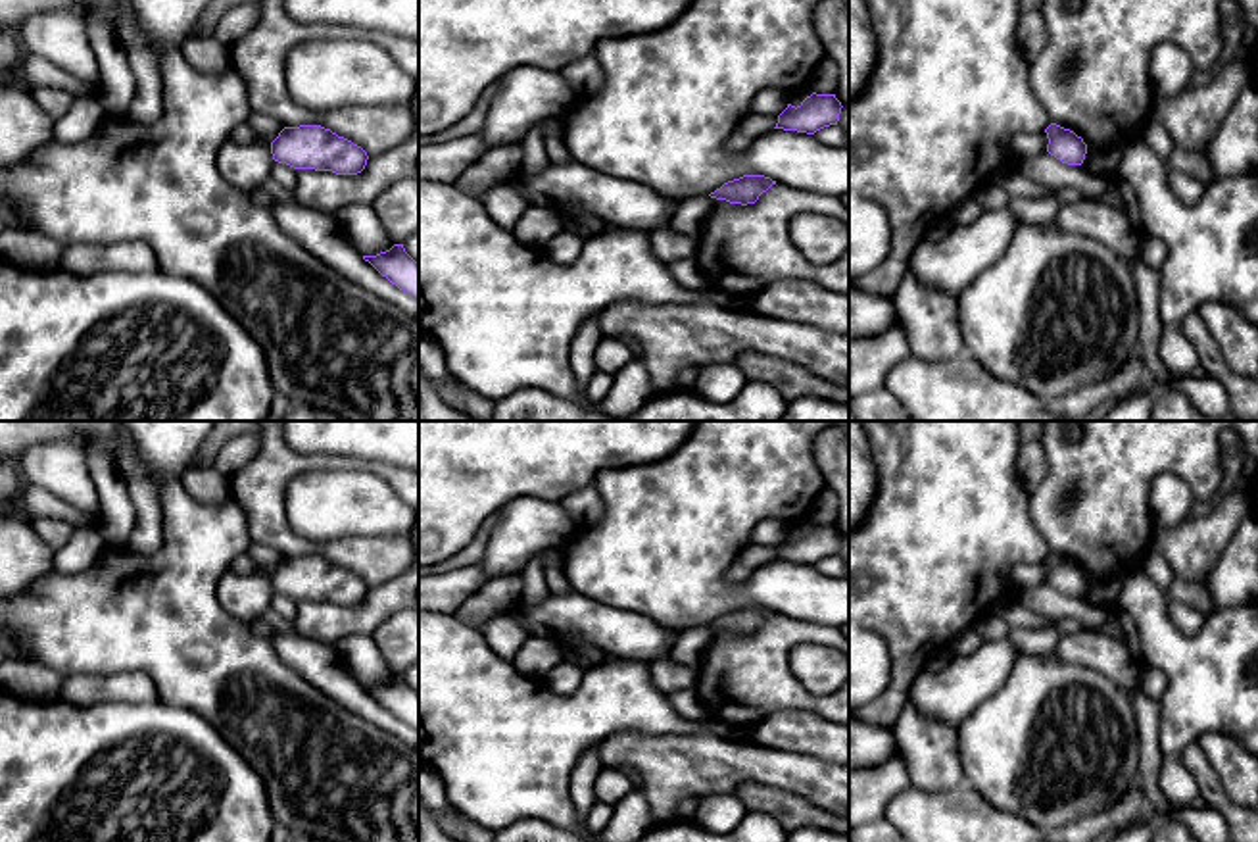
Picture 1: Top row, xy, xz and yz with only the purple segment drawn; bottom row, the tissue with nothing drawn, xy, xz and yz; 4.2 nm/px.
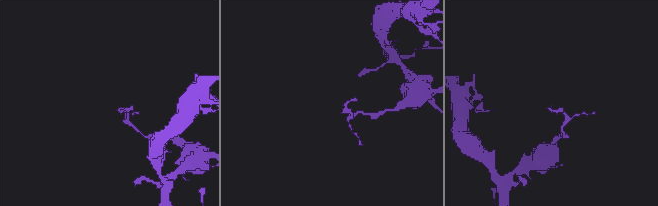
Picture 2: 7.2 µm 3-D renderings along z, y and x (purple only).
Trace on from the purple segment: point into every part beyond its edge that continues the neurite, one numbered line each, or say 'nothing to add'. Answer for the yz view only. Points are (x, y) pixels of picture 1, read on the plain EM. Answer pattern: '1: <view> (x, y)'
nothing to add

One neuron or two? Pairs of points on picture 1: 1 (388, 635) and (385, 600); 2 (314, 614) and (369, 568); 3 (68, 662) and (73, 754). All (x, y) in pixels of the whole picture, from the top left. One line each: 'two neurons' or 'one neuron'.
1: two neurons
2: two neurons
3: two neurons

